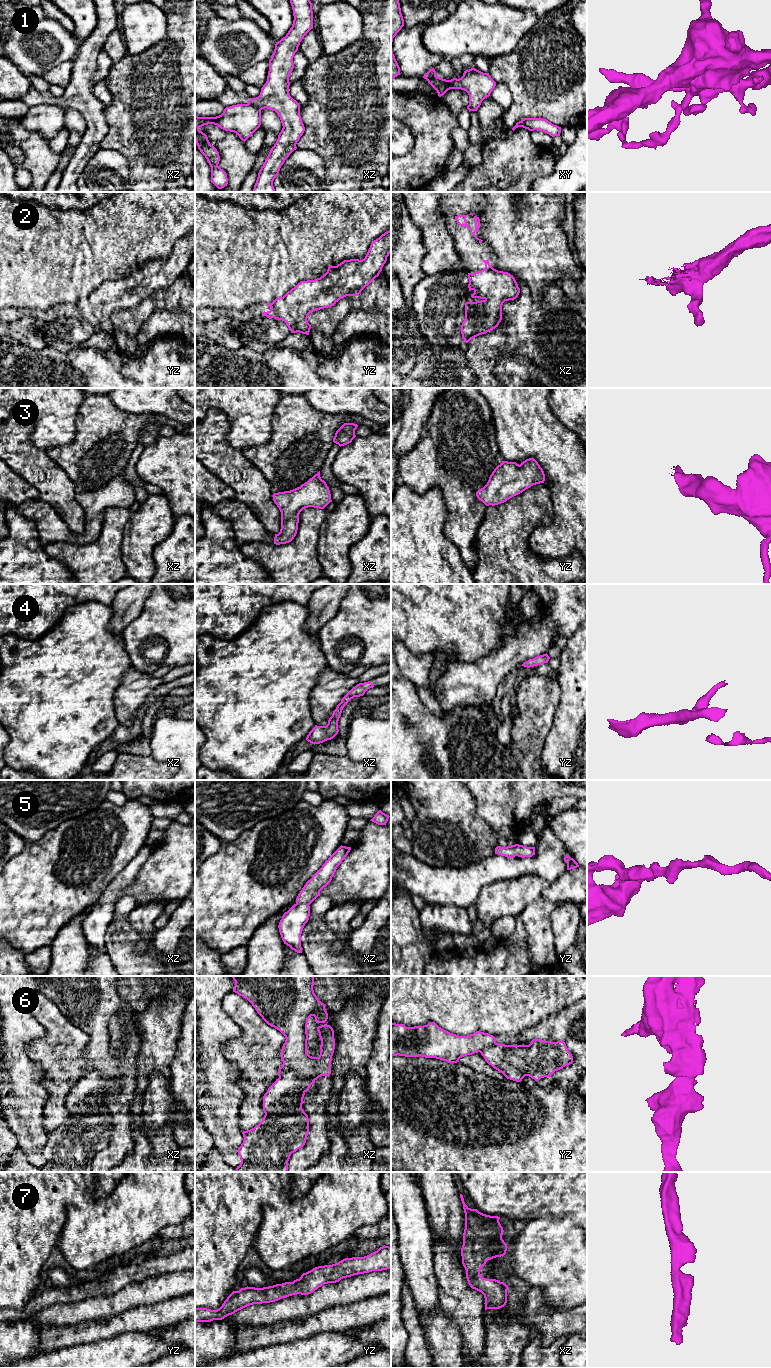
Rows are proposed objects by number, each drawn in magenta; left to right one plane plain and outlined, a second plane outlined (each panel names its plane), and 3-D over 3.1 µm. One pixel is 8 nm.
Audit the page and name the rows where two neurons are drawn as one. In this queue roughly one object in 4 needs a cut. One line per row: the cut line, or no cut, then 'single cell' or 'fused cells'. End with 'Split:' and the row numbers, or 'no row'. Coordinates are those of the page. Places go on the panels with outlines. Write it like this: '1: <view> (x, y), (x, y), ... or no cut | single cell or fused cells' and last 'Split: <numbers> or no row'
1: xz (248, 103), (261, 109) | fused cells
2: no cut | single cell
3: no cut | single cell
4: no cut | single cell
5: no cut | single cell
6: xz (279, 1076), (288, 1071), (295, 1071), (300, 1076), (314, 1080) | fused cells
7: no cut | single cell
Split: 1, 6

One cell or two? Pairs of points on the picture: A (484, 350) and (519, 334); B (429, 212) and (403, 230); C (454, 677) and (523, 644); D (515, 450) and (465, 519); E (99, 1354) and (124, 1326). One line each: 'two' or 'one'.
A: one
B: two
C: one
D: two
E: two

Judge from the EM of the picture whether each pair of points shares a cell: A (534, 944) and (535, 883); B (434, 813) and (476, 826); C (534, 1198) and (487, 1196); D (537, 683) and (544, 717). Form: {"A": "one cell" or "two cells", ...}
{"A": "two cells", "B": "one cell", "C": "one cell", "D": "one cell"}

